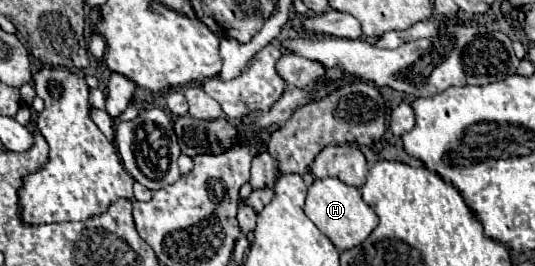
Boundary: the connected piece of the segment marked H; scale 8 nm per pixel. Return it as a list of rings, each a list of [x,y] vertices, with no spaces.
[[[317,178],[307,192],[305,214],[335,244],[337,250],[359,246],[377,226],[377,214],[363,202],[359,188],[343,184],[339,178]]]

